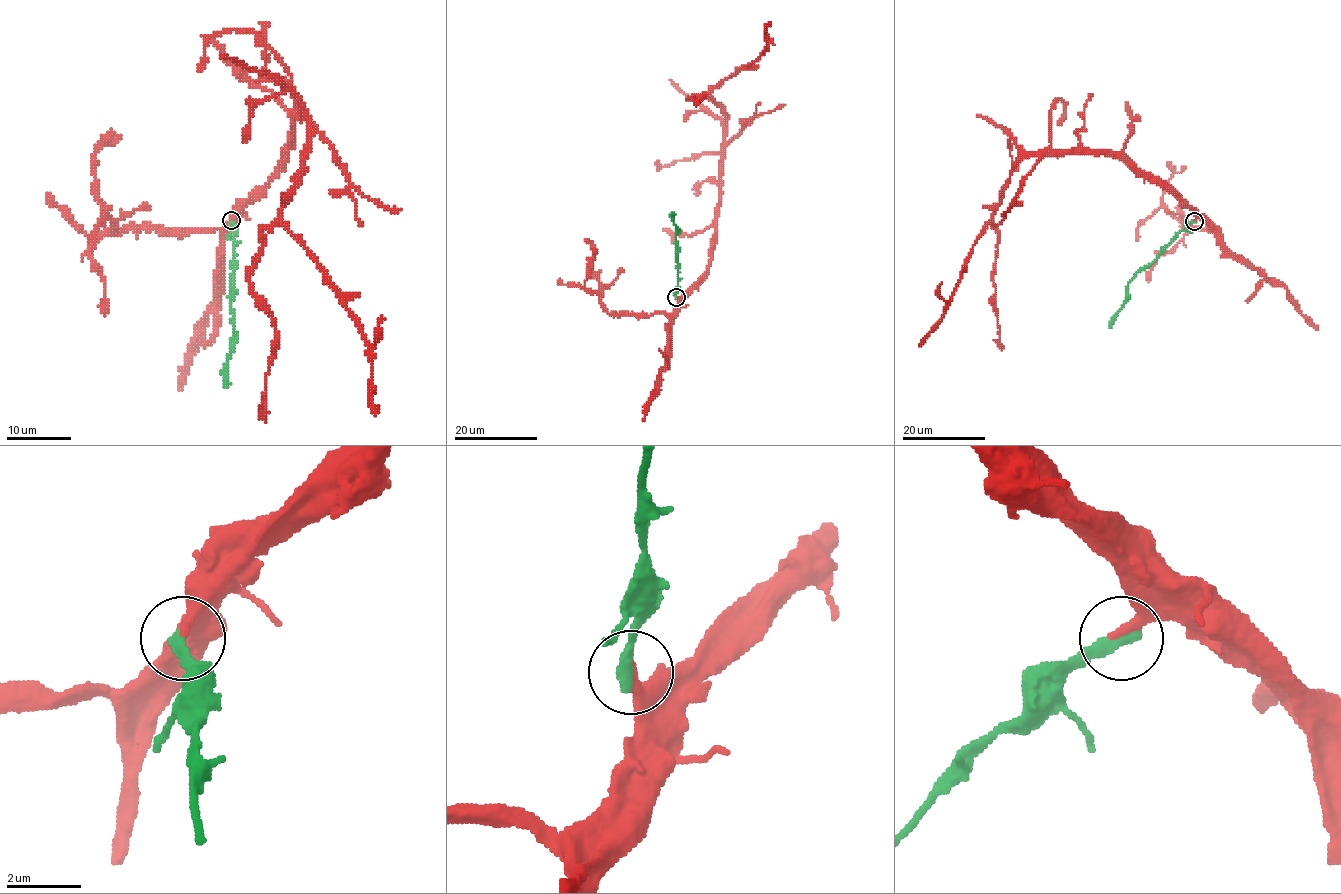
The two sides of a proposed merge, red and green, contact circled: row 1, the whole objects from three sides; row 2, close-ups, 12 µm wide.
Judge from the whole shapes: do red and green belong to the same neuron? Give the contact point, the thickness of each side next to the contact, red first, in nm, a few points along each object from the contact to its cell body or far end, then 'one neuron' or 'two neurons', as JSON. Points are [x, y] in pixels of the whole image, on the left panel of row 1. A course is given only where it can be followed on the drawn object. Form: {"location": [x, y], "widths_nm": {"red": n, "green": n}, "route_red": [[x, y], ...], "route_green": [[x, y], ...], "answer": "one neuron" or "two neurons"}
{"location": [231, 220], "widths_nm": {"red": 300, "green": 400}, "route_red": [[231, 220], [286, 164], [295, 123], [303, 115], [305, 165], [281, 220], [326, 275], [369, 349], [376, 416]], "route_green": [[231, 220], [234, 344], [226, 362], [225, 386]], "answer": "one neuron"}

